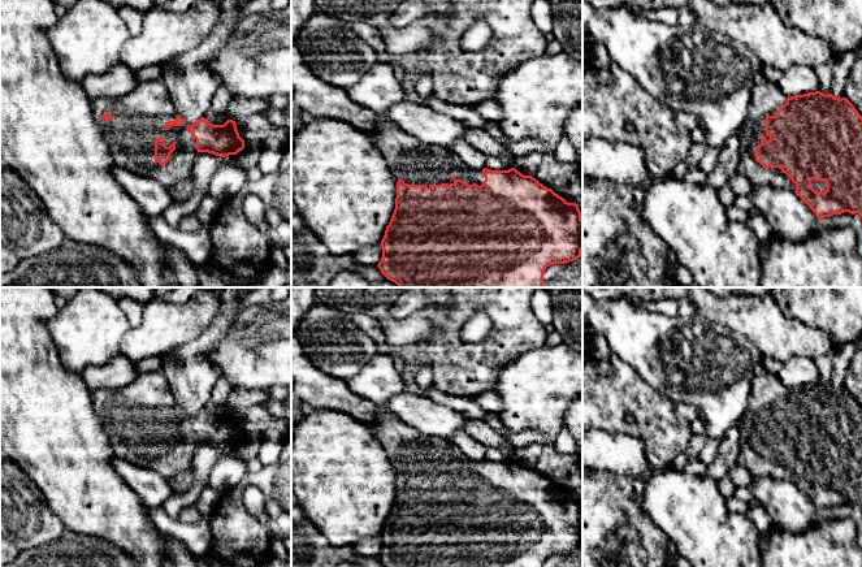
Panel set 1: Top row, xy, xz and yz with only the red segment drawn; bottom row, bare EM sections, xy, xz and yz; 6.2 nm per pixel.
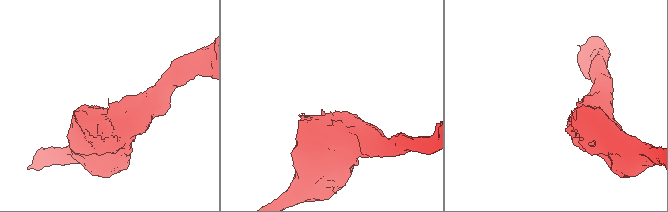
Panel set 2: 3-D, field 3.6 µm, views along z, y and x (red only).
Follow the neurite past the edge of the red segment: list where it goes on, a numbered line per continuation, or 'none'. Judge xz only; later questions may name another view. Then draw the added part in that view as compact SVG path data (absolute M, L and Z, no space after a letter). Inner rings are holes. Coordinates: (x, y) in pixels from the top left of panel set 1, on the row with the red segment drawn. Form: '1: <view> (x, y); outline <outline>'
1: xz (416, 163); outline M385 117L371 135L382 153L391 173L406 185L451 185L462 179L468 185L481 186L485 181L482 169L471 168L449 148L423 143Z

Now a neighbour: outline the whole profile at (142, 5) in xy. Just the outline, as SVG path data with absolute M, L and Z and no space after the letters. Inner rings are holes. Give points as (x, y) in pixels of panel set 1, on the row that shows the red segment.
M104 0L109 3L113 8L131 7L143 14L147 13L153 5L155 0Z

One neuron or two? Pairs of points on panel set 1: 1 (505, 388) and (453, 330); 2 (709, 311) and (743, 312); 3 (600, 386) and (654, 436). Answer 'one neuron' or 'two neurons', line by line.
1: two neurons
2: one neuron
3: one neuron

